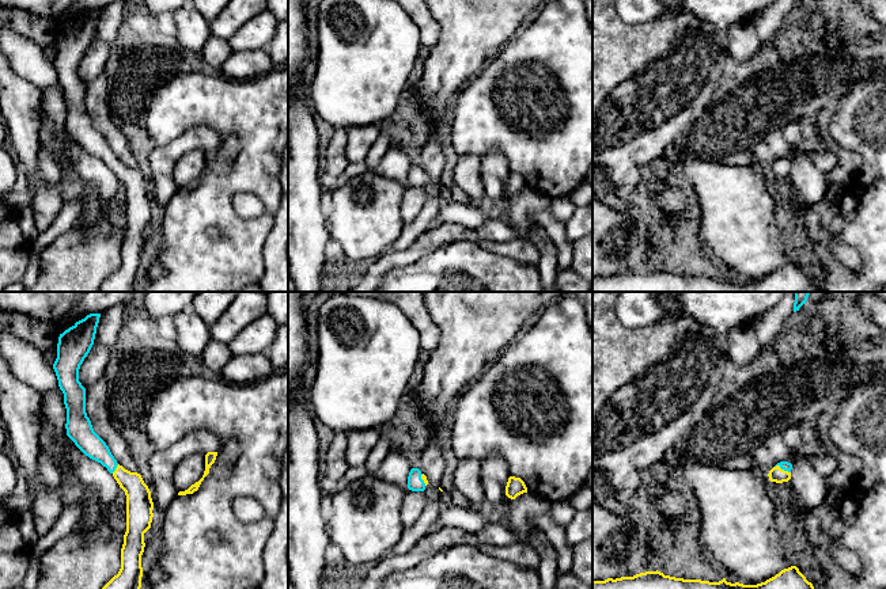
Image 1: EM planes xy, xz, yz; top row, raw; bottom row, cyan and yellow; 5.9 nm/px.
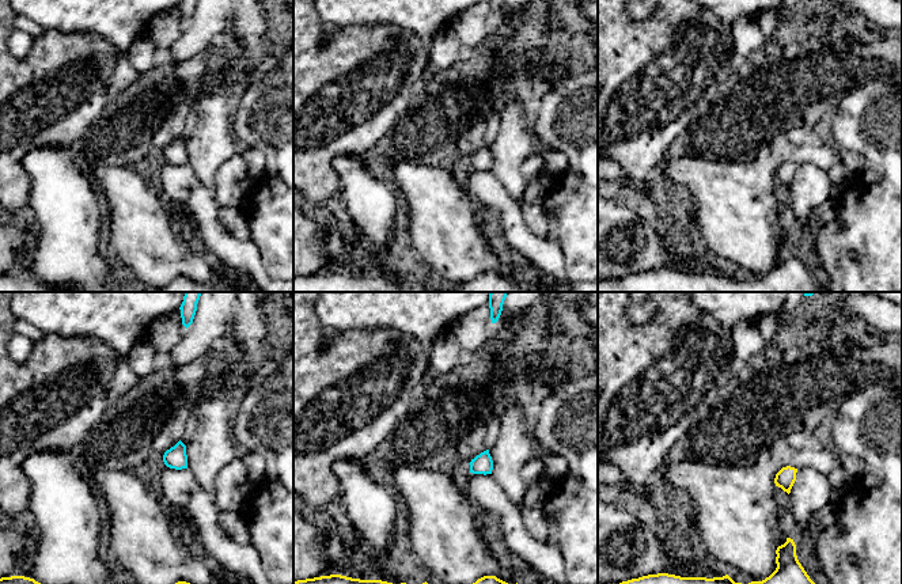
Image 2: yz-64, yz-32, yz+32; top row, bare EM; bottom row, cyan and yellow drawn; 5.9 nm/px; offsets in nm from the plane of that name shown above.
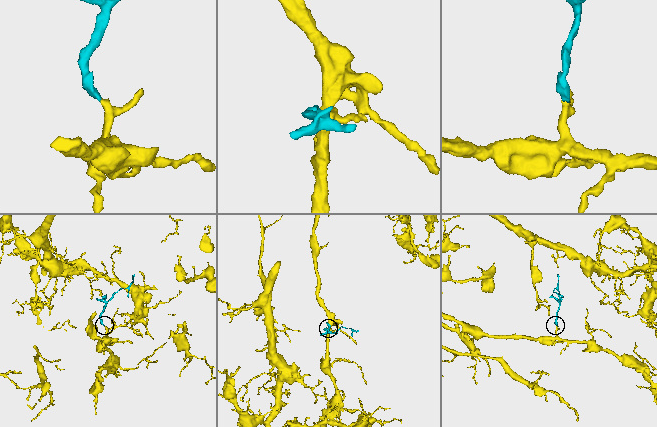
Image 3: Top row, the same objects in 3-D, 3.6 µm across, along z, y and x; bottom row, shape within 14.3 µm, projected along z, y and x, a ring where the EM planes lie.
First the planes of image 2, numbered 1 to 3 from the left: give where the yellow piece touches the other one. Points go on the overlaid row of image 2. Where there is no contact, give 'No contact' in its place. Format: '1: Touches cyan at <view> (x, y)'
1: No contact
2: No contact
3: No contact

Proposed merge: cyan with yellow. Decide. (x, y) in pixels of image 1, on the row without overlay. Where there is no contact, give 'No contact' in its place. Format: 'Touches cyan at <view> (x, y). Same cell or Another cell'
Touches cyan at yz (783, 164). Same cell

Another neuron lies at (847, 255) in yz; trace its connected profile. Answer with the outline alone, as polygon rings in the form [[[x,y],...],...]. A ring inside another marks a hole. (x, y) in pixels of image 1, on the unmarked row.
[[[803,205],[800,210],[800,227],[806,231],[809,240],[819,243],[828,248],[833,256],[847,269],[859,270],[859,252],[855,247],[840,243],[833,233],[821,223],[819,216],[814,210],[815,205]]]

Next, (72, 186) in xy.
[[[43,98],[41,99],[41,148],[50,149],[60,160],[61,179],[58,182],[64,201],[79,200],[82,202],[82,214],[79,223],[91,227],[105,223],[103,201],[94,186],[88,185],[73,168],[68,156],[68,148],[75,138],[65,130],[56,132],[43,110]]]

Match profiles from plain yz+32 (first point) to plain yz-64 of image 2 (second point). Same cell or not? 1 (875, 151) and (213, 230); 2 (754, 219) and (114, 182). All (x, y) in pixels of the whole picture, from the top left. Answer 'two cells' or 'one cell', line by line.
1: two cells
2: one cell

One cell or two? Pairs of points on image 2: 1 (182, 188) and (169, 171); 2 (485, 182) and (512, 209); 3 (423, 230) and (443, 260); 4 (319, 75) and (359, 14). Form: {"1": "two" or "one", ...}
{"1": "one", "2": "one", "3": "one", "4": "two"}

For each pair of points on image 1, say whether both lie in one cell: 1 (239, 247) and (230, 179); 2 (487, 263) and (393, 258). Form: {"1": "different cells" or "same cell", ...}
{"1": "same cell", "2": "different cells"}

